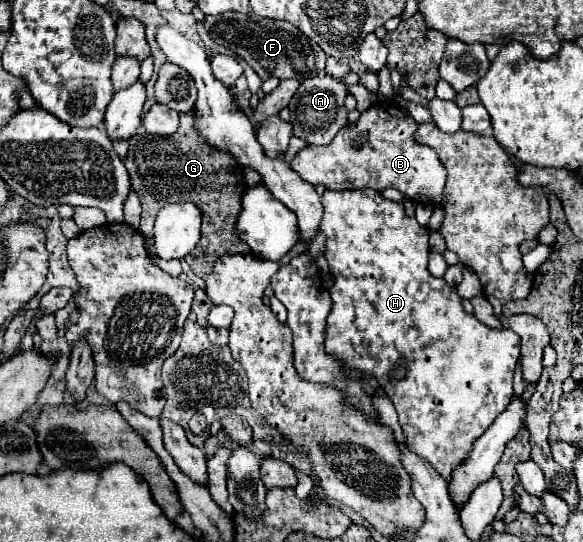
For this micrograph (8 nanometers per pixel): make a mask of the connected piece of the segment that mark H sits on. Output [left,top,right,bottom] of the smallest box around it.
[320,188,520,484]

